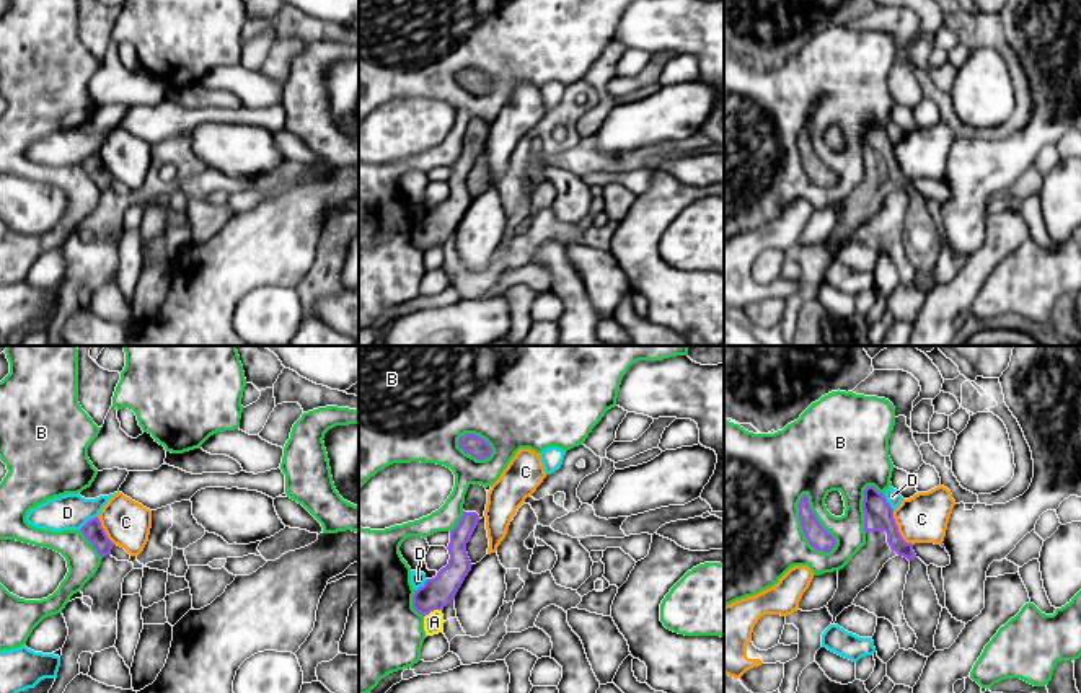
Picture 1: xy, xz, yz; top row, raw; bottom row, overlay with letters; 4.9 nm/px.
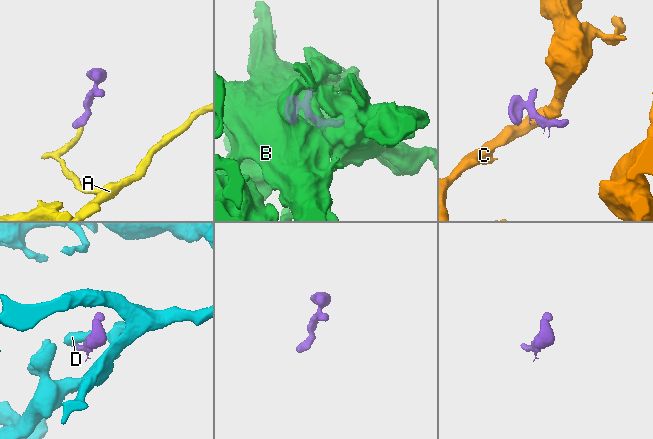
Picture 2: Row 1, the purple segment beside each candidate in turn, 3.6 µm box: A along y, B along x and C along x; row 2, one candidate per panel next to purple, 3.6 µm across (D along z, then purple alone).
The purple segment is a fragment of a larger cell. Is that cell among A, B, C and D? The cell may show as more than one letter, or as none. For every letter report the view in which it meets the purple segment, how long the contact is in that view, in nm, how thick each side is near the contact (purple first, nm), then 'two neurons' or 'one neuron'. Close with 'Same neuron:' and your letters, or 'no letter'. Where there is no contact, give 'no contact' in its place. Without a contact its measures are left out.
A: contact in xz; length 100 nm; calibres 160 and 100 nm; two neurons
B: contact in yz; length 320 nm; calibres 110 and 320 nm; two neurons
C: contact in yz; length 200 nm; calibres 140 and 240 nm; two neurons
D: contact in xy; length 120 nm; calibres 100 and 180 nm; two neurons
Same neuron: no letter

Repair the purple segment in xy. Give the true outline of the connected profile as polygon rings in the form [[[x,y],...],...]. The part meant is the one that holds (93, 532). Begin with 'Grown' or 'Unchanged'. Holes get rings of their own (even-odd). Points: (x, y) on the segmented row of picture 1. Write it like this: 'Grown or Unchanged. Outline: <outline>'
Unchanged. Outline: [[[98,517],[88,520],[80,530],[101,558],[111,554],[114,543],[108,538]]]

